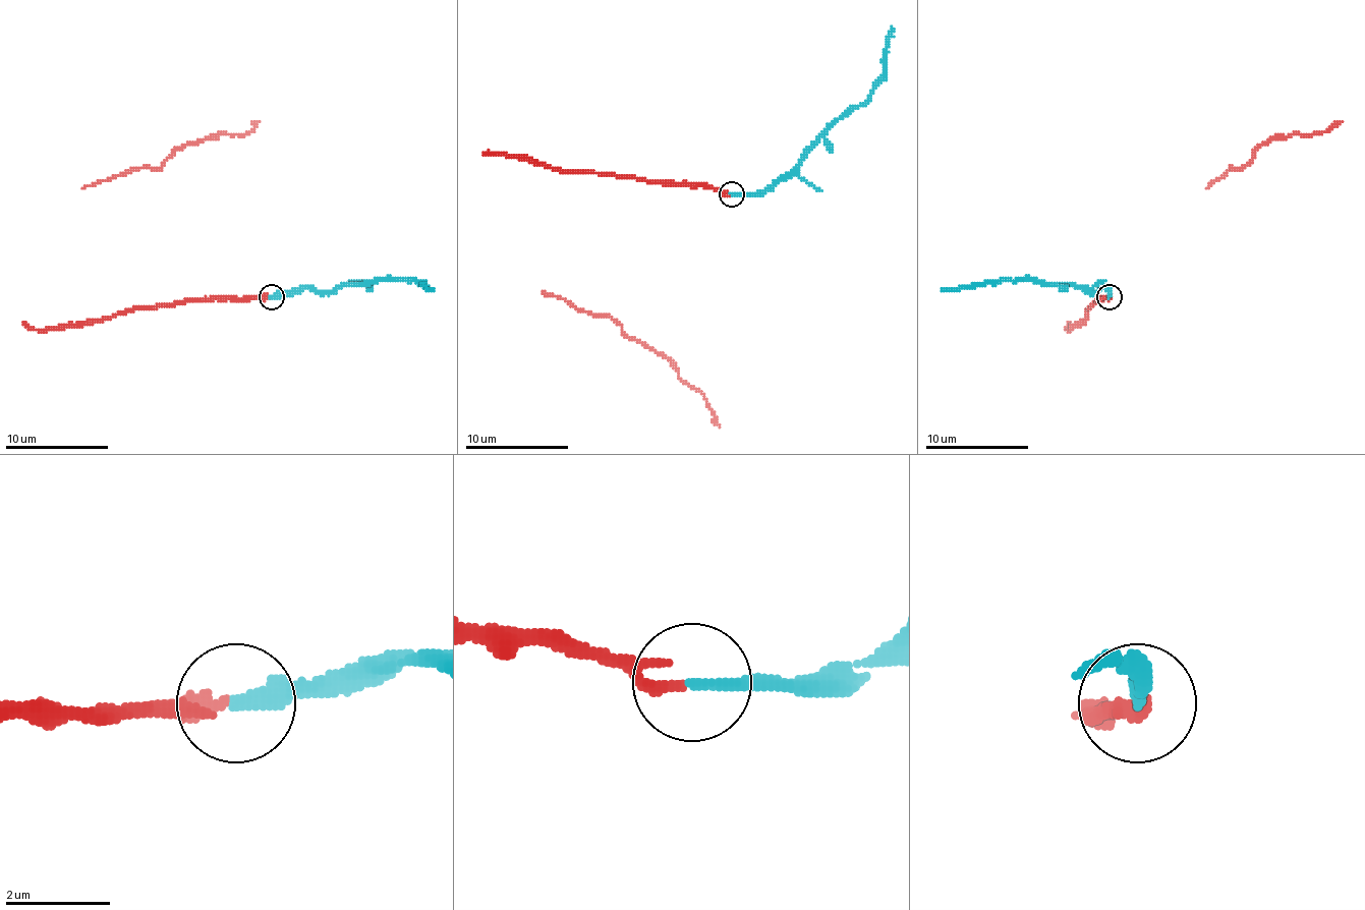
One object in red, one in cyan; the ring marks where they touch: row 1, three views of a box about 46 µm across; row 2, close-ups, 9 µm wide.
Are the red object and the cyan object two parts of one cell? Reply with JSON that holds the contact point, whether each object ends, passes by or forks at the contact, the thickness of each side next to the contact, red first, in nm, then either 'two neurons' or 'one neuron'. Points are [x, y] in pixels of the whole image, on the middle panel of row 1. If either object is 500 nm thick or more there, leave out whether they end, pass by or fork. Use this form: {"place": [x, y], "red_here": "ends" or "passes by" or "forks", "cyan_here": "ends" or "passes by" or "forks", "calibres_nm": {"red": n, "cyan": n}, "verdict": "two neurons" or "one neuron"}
{"place": [731, 193], "red_here": "passes by", "cyan_here": "ends", "calibres_nm": {"red": 200, "cyan": 280}, "verdict": "one neuron"}

